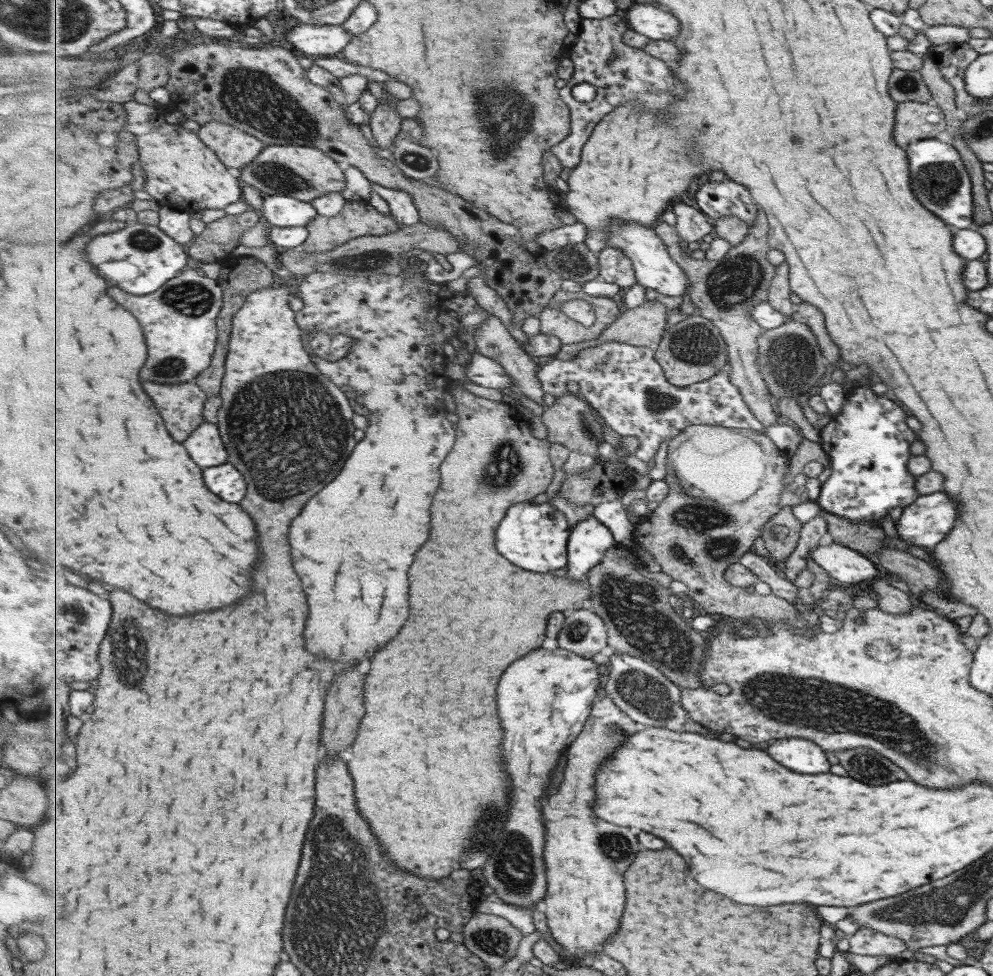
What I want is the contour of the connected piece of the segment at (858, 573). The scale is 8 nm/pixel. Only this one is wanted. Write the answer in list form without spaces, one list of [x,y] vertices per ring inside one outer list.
[[[837,543],[815,545],[810,556],[837,585],[856,588],[861,581],[871,584],[878,578],[877,570],[868,557]]]

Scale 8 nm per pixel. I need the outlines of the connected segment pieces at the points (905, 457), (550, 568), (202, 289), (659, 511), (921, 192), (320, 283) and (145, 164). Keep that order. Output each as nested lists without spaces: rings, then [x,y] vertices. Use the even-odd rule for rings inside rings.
[[[861,379],[846,396],[837,415],[820,430],[819,444],[829,457],[831,473],[820,484],[816,503],[821,510],[839,516],[841,519],[853,523],[868,523],[879,526],[879,519],[889,514],[891,508],[905,508],[909,506],[919,493],[915,491],[915,475],[907,471],[910,458],[910,444],[917,440],[917,436],[905,424],[905,412],[887,398],[877,398],[871,392],[871,380]]]
[[[544,499],[529,504],[515,504],[513,512],[507,512],[505,522],[501,522],[497,532],[497,550],[523,570],[541,574],[560,573],[569,564],[568,542],[571,534],[565,514]]]
[[[186,268],[169,280],[165,288],[149,296],[133,296],[117,286],[109,290],[109,296],[129,308],[145,328],[149,344],[149,364],[145,364],[145,370],[141,372],[145,380],[171,385],[195,382],[203,371],[212,366],[219,338],[217,318],[226,303],[224,288],[218,279],[201,276],[196,269]]]
[[[696,425],[687,428],[685,431],[681,432],[679,436],[673,438],[669,442],[668,453],[671,454],[671,462],[673,462],[673,466],[675,466],[677,474],[679,474],[683,480],[691,482],[693,486],[701,488],[701,490],[705,492],[707,499],[685,494],[685,492],[683,492],[683,486],[681,486],[681,482],[679,482],[679,478],[675,476],[675,470],[668,467],[664,479],[669,483],[669,494],[660,502],[655,510],[648,512],[644,517],[640,518],[640,521],[635,525],[636,533],[634,535],[634,539],[630,541],[630,544],[633,542],[639,542],[639,544],[641,544],[641,546],[643,546],[651,556],[653,556],[655,562],[661,566],[662,572],[669,575],[672,580],[683,582],[683,584],[687,586],[687,593],[685,597],[690,598],[692,601],[701,605],[706,613],[711,617],[729,617],[730,619],[735,619],[737,622],[749,622],[753,617],[758,617],[767,621],[770,621],[771,619],[795,620],[797,613],[793,602],[785,598],[775,596],[773,593],[770,595],[761,595],[755,593],[755,591],[753,591],[753,593],[747,592],[745,588],[731,584],[725,576],[725,571],[727,571],[732,564],[741,562],[742,557],[746,553],[749,553],[749,548],[755,544],[755,540],[757,540],[757,538],[762,536],[766,525],[774,518],[773,516],[782,509],[781,504],[778,504],[777,502],[781,502],[781,496],[783,496],[783,492],[785,492],[785,488],[787,488],[787,485],[785,486],[785,480],[789,480],[789,472],[793,472],[793,456],[790,456],[789,452],[786,452],[783,448],[778,448],[777,443],[773,442],[773,439],[768,437],[766,434],[759,434],[757,431],[743,431],[737,428],[724,428],[721,426],[710,425]],[[708,498],[722,498],[722,500],[725,500],[725,503],[719,505],[717,501]]]
[[[927,138],[908,144],[905,156],[909,168],[909,186],[913,188],[915,200],[945,224],[958,229],[971,228],[973,213],[970,180],[957,150],[935,138]]]
[[[314,272],[306,277],[300,278],[299,296],[304,303],[302,309],[296,312],[297,324],[301,330],[305,332],[333,332],[333,334],[347,334],[353,338],[353,351],[349,351],[347,357],[339,361],[329,361],[327,359],[318,358],[313,355],[314,363],[319,367],[323,374],[327,375],[333,383],[341,389],[348,397],[349,403],[353,404],[353,408],[357,408],[357,414],[365,416],[369,420],[369,428],[367,428],[367,438],[363,442],[357,444],[357,448],[353,450],[353,456],[349,458],[349,464],[345,464],[345,468],[341,470],[341,476],[337,476],[337,480],[333,480],[333,484],[329,484],[329,488],[323,488],[305,508],[303,514],[297,516],[297,520],[291,526],[291,544],[293,544],[293,564],[297,568],[297,574],[303,580],[305,586],[305,594],[309,596],[309,628],[305,632],[305,638],[309,640],[309,650],[319,654],[319,656],[329,656],[333,660],[337,660],[339,664],[353,664],[359,660],[367,660],[367,650],[369,652],[377,652],[377,648],[385,642],[389,642],[391,638],[395,638],[399,634],[399,630],[403,628],[403,624],[409,618],[409,568],[415,560],[415,554],[419,552],[419,548],[429,540],[431,534],[431,504],[433,498],[439,490],[441,484],[441,474],[439,474],[439,466],[443,464],[443,460],[447,458],[447,454],[451,452],[451,448],[457,444],[457,428],[449,422],[454,420],[453,416],[445,407],[445,396],[449,396],[451,386],[455,381],[447,376],[447,358],[443,352],[443,346],[447,342],[456,343],[456,338],[461,334],[471,334],[477,332],[477,328],[481,324],[485,324],[489,319],[489,313],[477,302],[476,298],[470,298],[466,287],[462,291],[455,292],[451,290],[446,283],[437,283],[423,273],[407,273],[403,275],[371,274],[371,278],[364,280],[357,276],[335,275],[330,272]]]
[[[127,101],[125,131],[137,136],[140,165],[146,172],[145,191],[162,205],[191,213],[197,210],[221,210],[243,200],[240,178],[231,176],[227,165],[195,132],[180,123],[169,124],[157,106]],[[151,178],[151,180],[149,180]]]

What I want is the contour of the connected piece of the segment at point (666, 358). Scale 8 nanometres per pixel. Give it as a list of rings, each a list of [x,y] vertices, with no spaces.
[[[691,315],[671,326],[656,347],[656,359],[673,385],[689,387],[709,380],[728,365],[728,344],[717,325],[703,315]]]

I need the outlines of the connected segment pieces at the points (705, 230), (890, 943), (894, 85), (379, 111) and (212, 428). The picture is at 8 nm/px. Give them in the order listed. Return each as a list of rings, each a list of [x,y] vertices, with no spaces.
[[[685,200],[671,205],[671,210],[676,215],[677,232],[687,243],[701,241],[701,238],[713,232],[714,222],[710,216],[693,206],[687,206]]]
[[[859,927],[853,935],[849,936],[848,941],[848,952],[867,956],[894,958],[907,949],[907,946],[901,940],[884,936],[879,932],[864,927]]]
[[[892,69],[889,75],[887,92],[891,100],[900,102],[932,102],[931,94],[925,86],[919,71]]]
[[[384,90],[382,92],[389,101],[378,103],[369,120],[371,134],[381,150],[391,148],[391,141],[401,132],[403,126],[403,116],[397,113],[397,107],[393,105],[399,102],[399,98]]]
[[[204,423],[185,442],[185,446],[189,448],[189,456],[193,456],[193,460],[197,460],[201,468],[221,466],[229,458],[219,430],[216,423]]]

